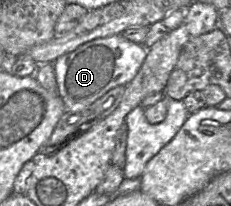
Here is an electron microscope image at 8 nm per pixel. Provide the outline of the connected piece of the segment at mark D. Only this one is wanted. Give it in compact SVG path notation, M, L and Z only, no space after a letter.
M122 34L97 38L64 54L53 66L58 85L58 94L67 111L81 111L101 98L108 91L131 82L147 56L148 48L131 42Z

